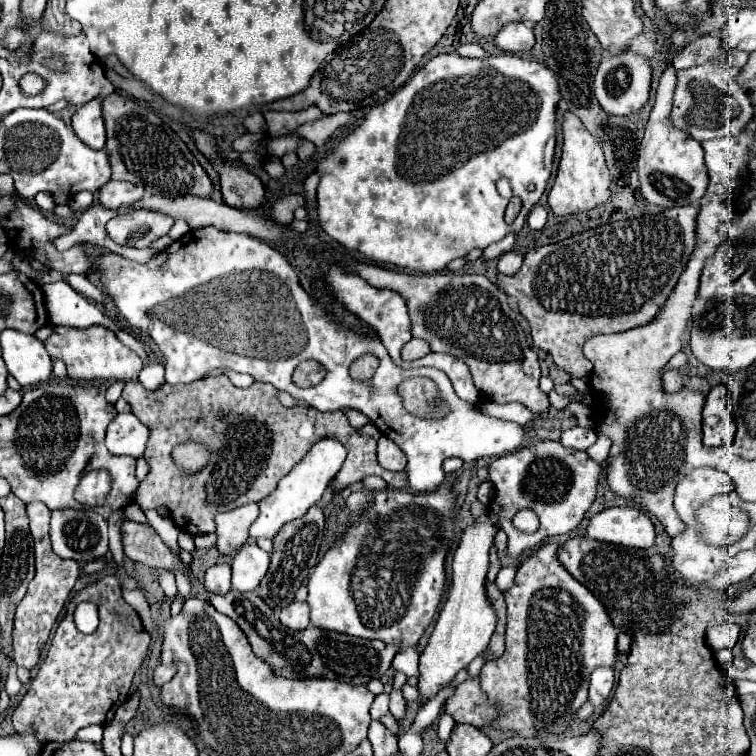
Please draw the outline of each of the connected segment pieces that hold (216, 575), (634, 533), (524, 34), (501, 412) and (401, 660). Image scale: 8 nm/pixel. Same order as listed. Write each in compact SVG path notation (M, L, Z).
M227 563L209 567L205 571L205 589L215 595L225 595L231 591L231 567Z
M609 507L591 517L587 537L649 549L655 543L655 529L651 519L635 507Z
M525 23L505 25L495 37L495 45L507 53L523 53L531 51L535 45L535 33Z
M483 401L479 407L485 415L497 417L497 419L507 419L507 421L515 421L519 425L527 425L529 421L533 421L535 417L539 417L539 413L529 411L525 405L521 403L505 403L505 405L491 405L491 401Z
M405 649L405 651L399 651L393 659L393 669L395 671L401 671L409 677L419 678L419 653L415 649Z

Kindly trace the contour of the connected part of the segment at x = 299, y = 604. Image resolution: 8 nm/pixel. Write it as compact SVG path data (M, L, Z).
M291 601L279 615L283 625L289 629L305 629L309 621L309 605L305 601Z

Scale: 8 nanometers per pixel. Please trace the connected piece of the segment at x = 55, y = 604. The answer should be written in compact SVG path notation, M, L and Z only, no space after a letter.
M31 503L27 505L27 515L29 515L29 525L31 525L31 535L35 539L35 565L37 565L37 573L29 585L27 595L23 597L23 601L17 605L15 611L15 619L13 619L13 651L15 651L15 663L19 667L27 667L33 669L39 661L41 649L49 639L49 633L81 573L79 563L73 559L61 559L59 555L53 553L51 549L51 541L49 541L49 519L51 519L51 511L47 509L47 505L39 505L39 503Z

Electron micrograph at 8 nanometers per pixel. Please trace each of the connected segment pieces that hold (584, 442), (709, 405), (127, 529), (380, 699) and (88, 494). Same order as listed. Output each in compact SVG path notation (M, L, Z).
M571 427L567 431L563 431L561 435L561 443L571 447L571 449L589 449L593 443L597 441L597 433L593 429L585 429L585 427Z
M717 385L709 391L703 405L703 445L729 445L735 437L735 423L727 409L727 387Z
M123 521L121 525L123 549L131 561L145 563L149 567L159 567L171 571L175 565L175 555L161 541L157 531L147 523Z
M381 693L381 695L377 695L377 699L371 705L371 717L379 721L387 711L389 711L389 695Z
M89 471L87 475L81 477L73 497L83 505L97 507L105 503L109 491L111 491L111 475L107 471Z

